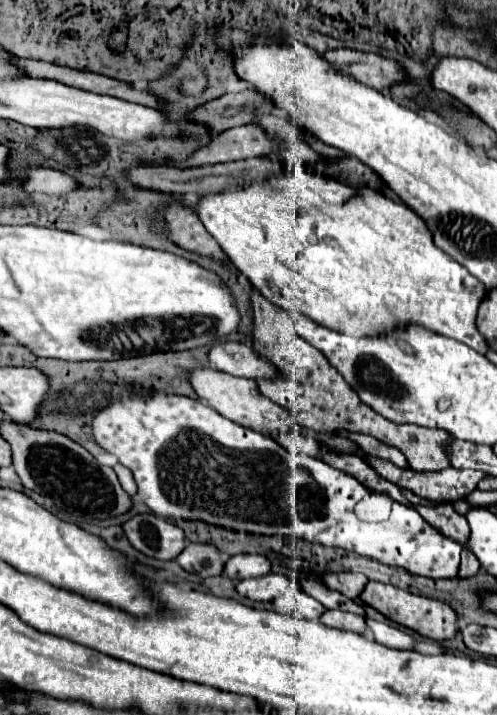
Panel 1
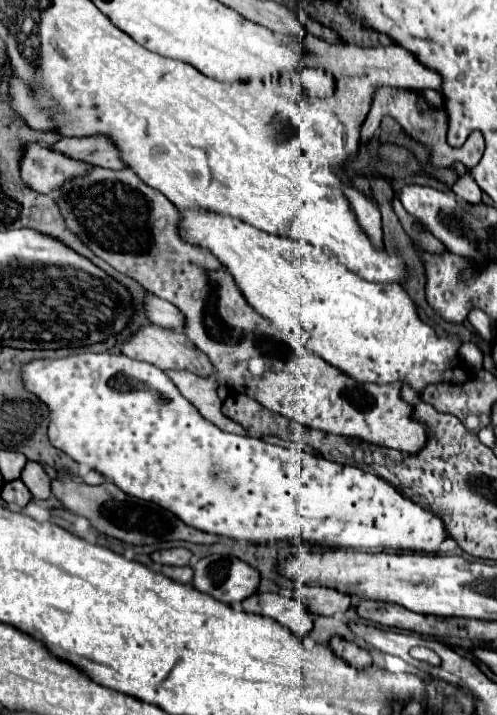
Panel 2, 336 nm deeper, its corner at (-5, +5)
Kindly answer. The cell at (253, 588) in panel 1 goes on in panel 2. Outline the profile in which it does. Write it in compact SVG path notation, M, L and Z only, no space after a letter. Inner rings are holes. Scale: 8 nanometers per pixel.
M254 593L242 601L244 611L258 613L276 619L280 625L288 627L298 637L304 637L312 629L312 617L300 601L282 597L278 593Z

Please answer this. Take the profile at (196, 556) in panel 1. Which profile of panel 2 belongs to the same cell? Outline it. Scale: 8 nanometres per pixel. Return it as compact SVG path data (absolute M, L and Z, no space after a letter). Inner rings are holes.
M186 565L186 567L162 567L162 575L166 577L172 577L174 581L180 581L180 583L190 583L192 581L192 567Z

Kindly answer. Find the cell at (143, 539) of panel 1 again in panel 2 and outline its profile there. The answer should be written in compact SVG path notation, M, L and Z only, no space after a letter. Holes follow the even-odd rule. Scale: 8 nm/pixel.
M174 547L174 549L162 549L162 551L154 551L152 561L162 563L162 565L188 565L192 553L184 547Z

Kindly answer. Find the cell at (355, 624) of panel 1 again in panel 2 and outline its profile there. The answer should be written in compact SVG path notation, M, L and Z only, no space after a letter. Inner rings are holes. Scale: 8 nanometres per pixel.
M340 635L330 637L330 645L332 645L332 649L334 649L334 653L336 653L338 657L342 657L348 665L352 665L352 667L356 667L356 669L368 667L368 665L372 663L372 657L370 657L370 653L368 653L366 649L358 647L358 645L352 643L352 641L346 641L346 639L340 637Z

